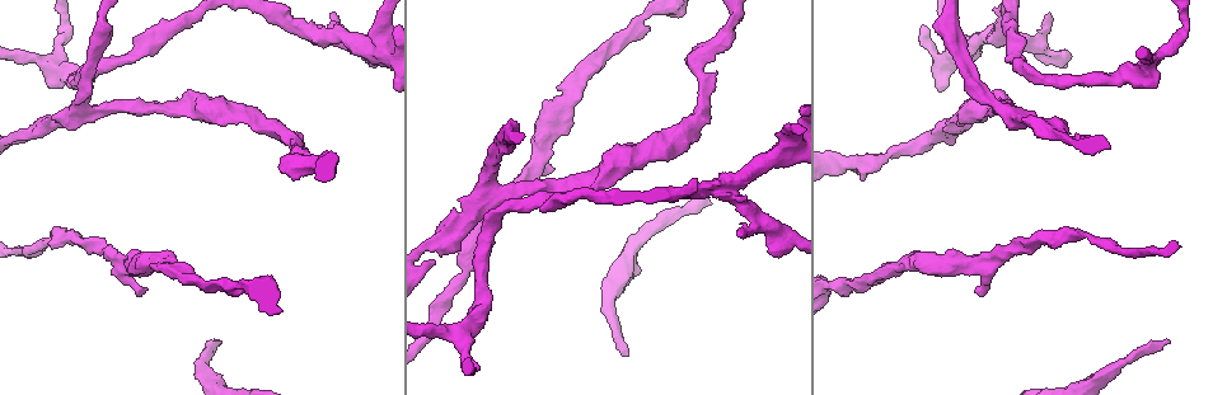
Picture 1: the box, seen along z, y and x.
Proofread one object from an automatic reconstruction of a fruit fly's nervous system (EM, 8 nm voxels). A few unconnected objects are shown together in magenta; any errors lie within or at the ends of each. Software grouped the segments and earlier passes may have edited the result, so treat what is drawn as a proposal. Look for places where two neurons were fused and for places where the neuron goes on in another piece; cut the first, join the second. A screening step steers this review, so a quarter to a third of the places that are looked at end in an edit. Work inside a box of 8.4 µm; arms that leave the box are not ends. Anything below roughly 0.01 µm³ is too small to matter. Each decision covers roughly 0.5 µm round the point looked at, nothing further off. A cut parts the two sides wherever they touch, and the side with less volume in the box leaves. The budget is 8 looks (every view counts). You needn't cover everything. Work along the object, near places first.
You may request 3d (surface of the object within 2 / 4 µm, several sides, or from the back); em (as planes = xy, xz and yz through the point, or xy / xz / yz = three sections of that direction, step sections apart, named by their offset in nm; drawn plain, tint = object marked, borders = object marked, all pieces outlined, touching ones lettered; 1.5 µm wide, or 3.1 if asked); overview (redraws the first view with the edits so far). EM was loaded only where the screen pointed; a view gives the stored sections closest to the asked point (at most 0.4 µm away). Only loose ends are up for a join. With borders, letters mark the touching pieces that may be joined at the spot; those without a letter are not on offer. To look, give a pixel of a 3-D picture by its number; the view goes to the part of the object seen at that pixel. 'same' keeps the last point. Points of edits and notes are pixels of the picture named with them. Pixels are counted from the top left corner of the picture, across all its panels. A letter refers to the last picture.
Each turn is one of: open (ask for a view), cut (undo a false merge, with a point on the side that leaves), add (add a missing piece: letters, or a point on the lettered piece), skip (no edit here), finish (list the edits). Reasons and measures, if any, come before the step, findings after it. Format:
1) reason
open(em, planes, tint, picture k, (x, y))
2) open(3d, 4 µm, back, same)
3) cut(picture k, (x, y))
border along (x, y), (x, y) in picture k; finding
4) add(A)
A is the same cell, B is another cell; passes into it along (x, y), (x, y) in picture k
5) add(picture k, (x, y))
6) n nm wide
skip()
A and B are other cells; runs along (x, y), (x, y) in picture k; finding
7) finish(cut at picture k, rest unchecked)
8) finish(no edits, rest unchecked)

an open end
open(em, planes, borders, picture 1, (551, 167))

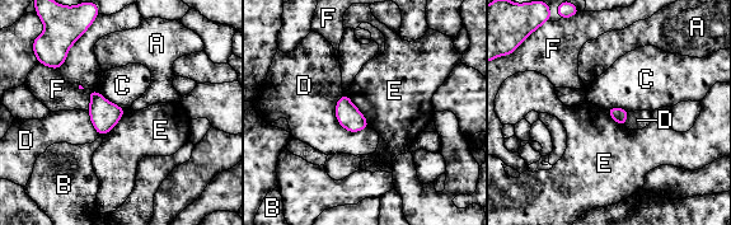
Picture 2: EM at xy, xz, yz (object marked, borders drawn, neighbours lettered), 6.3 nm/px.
skip()
A, B, C, D, E and F are other cells; border along (345, 92), (369, 127) in picture 2; no lettered piece goes on from it

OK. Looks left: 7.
sudden change in width
open(em, 3.1 µm, planes, borders, picture 1, (194, 101))

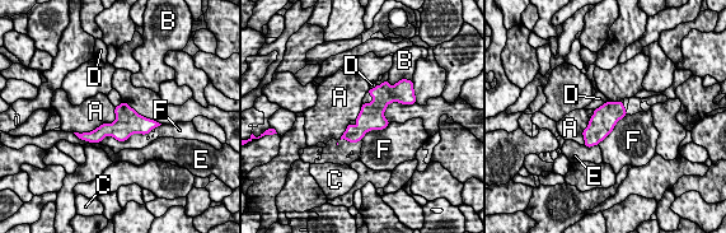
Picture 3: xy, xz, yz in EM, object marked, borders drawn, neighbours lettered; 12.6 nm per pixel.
skip()
A, B, C, D, E and F are other cells; border along (115, 107), (112, 122), (78, 133) in picture 3; one neuron here

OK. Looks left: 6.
a fork
open(3d, 4 µm, picture 1, (1008, 111))

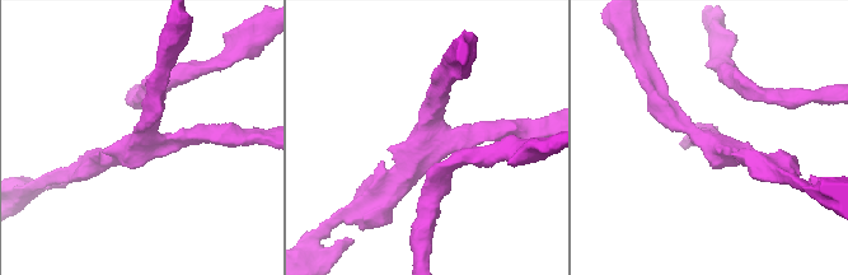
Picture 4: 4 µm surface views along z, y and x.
3 arms; arms of 240, 260, 280 nm; now the EM
open(em, xz, step 4, tint, picture 4, (434, 141))

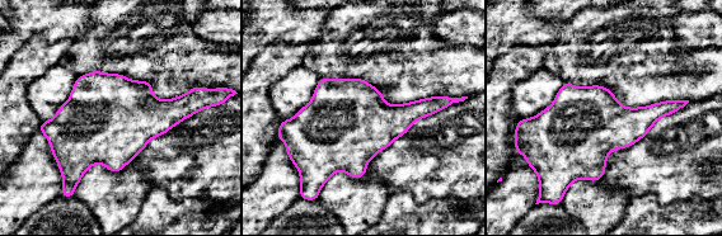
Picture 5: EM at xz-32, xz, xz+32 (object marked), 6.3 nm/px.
open(em, planes, borders, same)

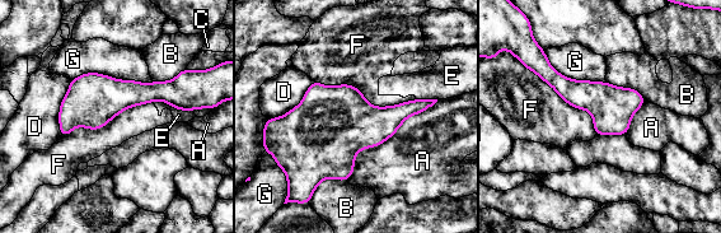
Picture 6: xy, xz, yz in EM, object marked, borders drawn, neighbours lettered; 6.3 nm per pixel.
280 nm wide
skip()
A, B, C, D, E, F and G are other cells; border along (313, 79), (415, 99) in picture 6; all the same neuron

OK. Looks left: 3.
finish(no edits, rest unchecked)

